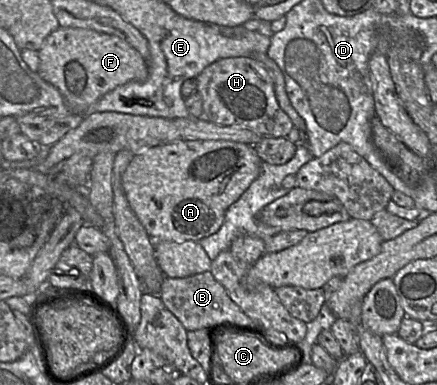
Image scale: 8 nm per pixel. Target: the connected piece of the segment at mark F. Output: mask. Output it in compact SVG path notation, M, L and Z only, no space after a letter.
M59 26L38 50L39 75L54 85L70 113L87 114L89 107L117 86L148 77L148 65L141 54L122 38L91 29Z

